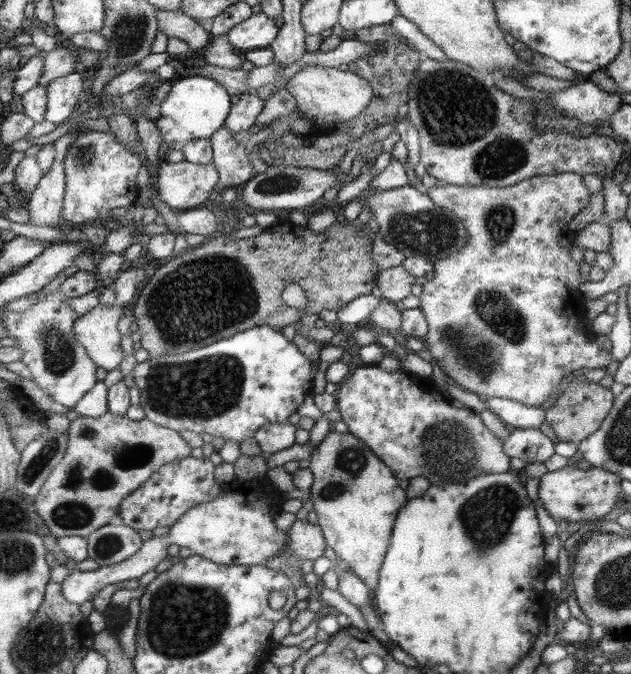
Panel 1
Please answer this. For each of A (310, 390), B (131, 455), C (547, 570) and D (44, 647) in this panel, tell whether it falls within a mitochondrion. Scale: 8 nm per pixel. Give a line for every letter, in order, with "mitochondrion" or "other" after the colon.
A: other
B: mitochondrion
C: other
D: mitochondrion

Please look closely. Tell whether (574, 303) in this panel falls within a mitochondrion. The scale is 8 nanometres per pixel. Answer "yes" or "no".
no

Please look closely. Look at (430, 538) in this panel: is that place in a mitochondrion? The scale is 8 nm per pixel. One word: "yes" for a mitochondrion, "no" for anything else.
no

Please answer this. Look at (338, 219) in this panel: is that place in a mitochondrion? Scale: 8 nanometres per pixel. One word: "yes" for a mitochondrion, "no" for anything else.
no

